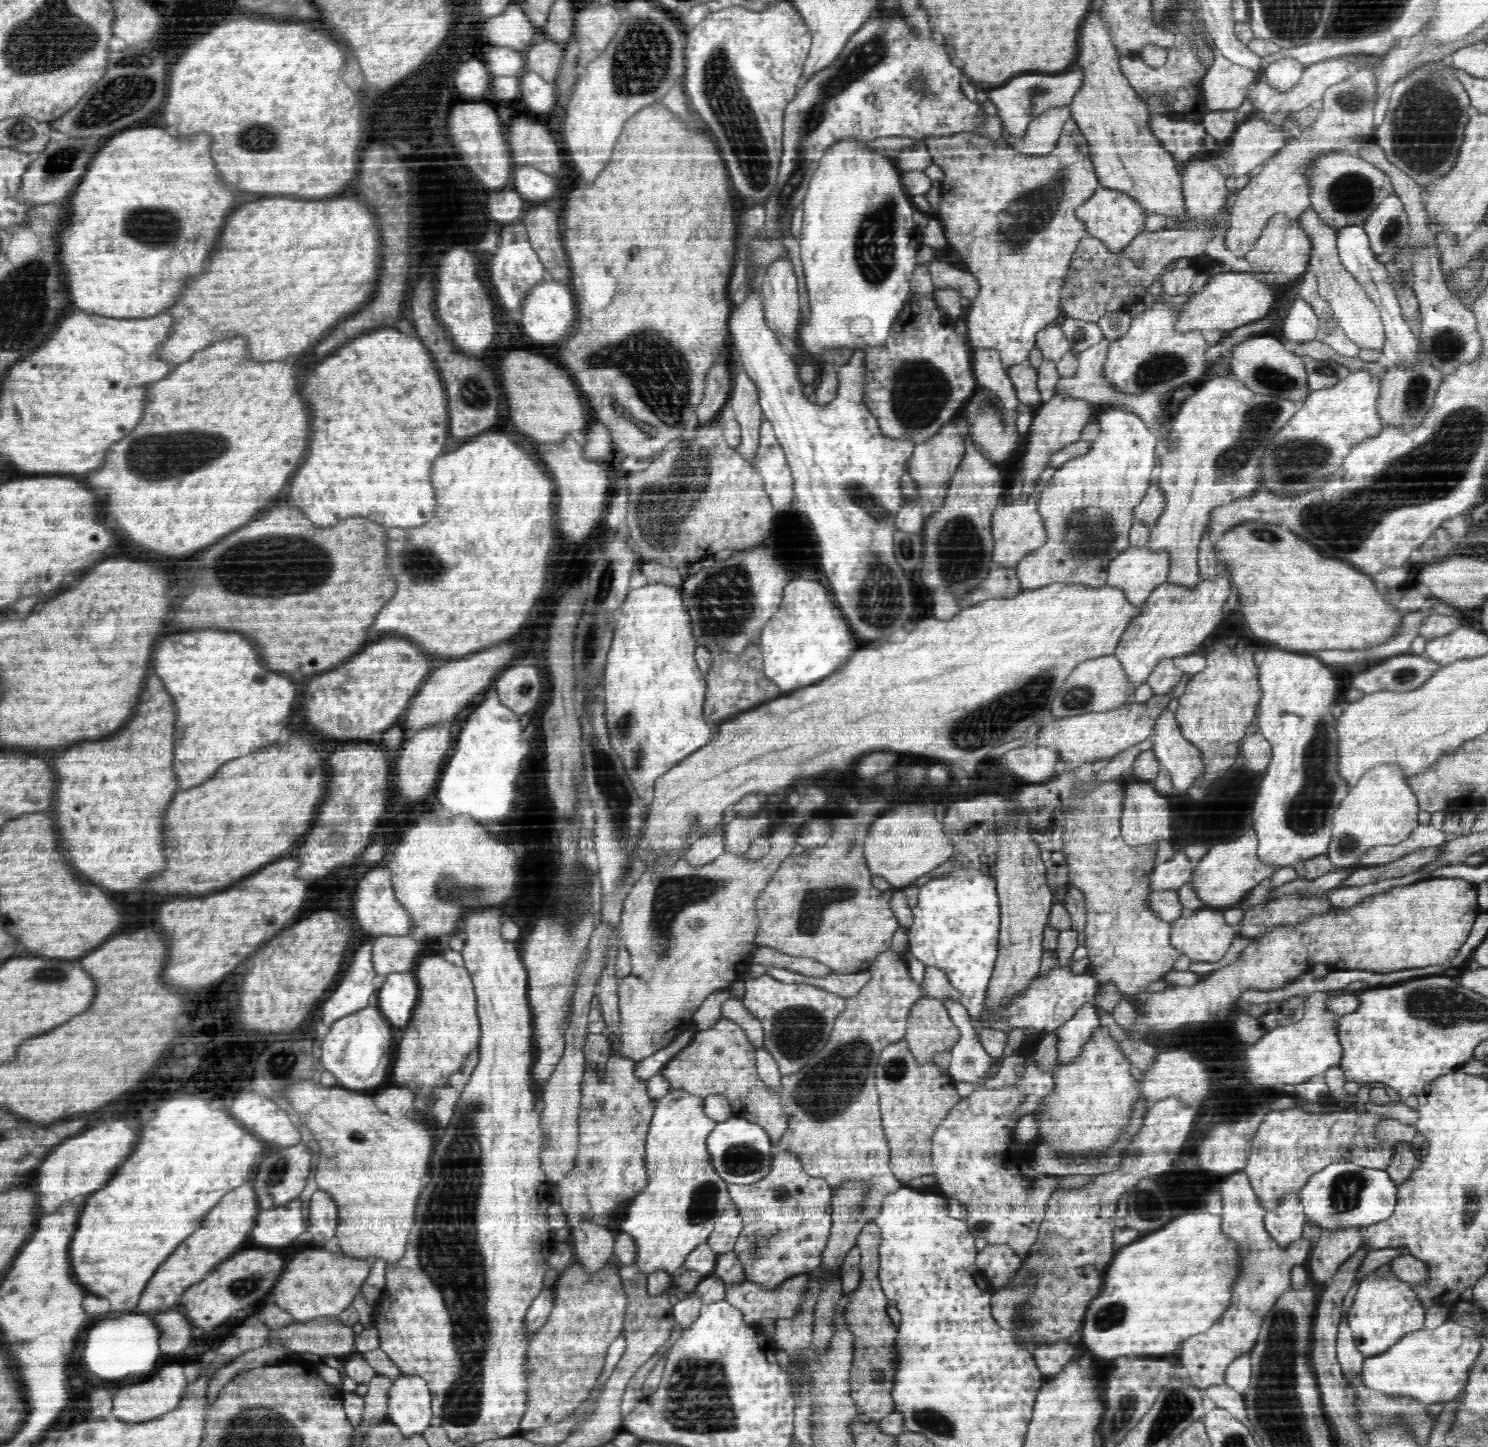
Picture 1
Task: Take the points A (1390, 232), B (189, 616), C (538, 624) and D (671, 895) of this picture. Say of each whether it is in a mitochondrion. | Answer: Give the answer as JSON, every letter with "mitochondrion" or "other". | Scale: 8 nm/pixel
{"A":"mitochondrion","B":"other","C":"other","D":"mitochondrion"}

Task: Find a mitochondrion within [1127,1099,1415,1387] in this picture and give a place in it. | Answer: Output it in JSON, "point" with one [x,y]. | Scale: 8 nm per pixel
{"point":[1347,1189]}

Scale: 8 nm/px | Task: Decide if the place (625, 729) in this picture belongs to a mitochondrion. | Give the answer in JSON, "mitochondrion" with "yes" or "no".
{"mitochondrion":"yes"}

